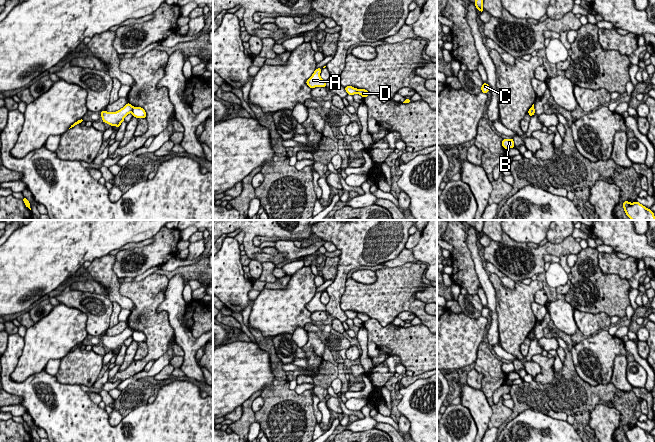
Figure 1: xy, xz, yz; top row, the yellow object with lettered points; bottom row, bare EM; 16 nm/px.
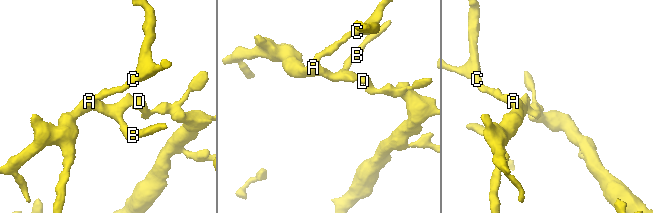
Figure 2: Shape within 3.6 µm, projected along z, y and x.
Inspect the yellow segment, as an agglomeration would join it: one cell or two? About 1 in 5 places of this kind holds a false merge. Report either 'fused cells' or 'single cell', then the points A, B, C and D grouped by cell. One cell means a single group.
fused cells | A B C / D

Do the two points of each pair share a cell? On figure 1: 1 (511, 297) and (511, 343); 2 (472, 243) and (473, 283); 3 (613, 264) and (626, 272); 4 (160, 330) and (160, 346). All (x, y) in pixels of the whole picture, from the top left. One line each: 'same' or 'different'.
1: same
2: different
3: same
4: same

